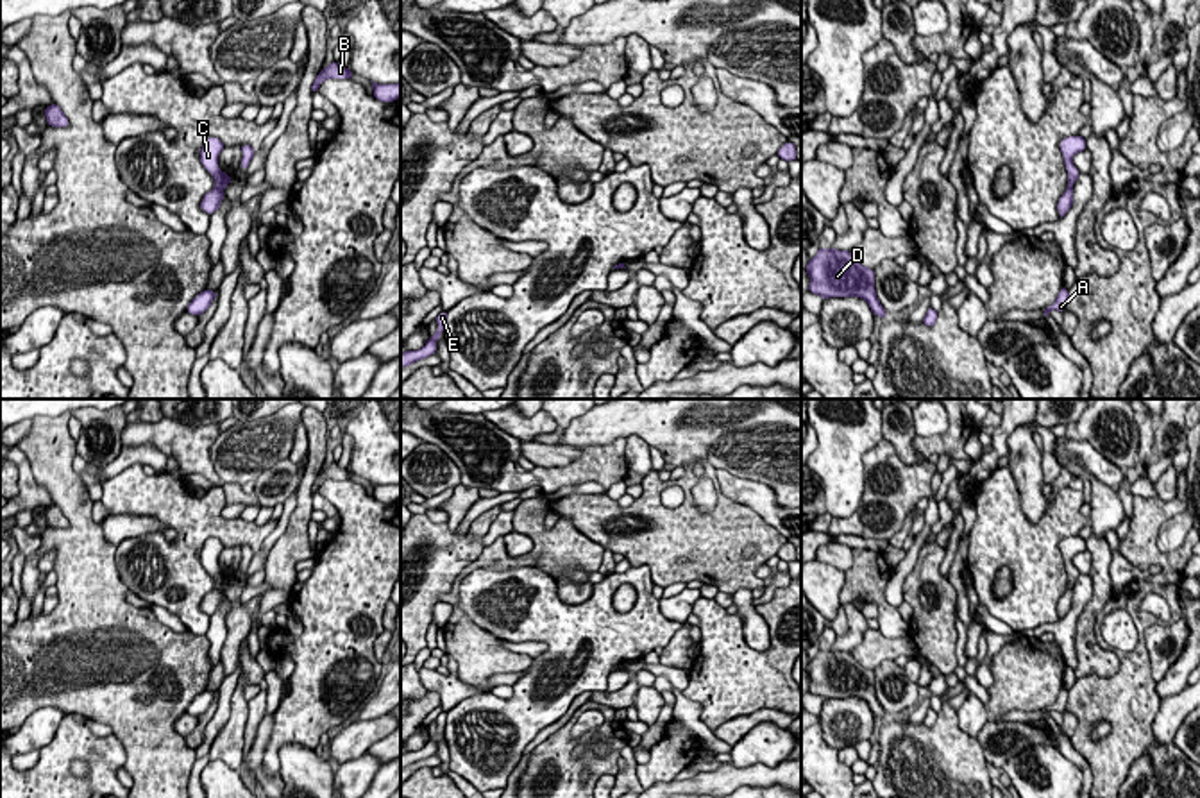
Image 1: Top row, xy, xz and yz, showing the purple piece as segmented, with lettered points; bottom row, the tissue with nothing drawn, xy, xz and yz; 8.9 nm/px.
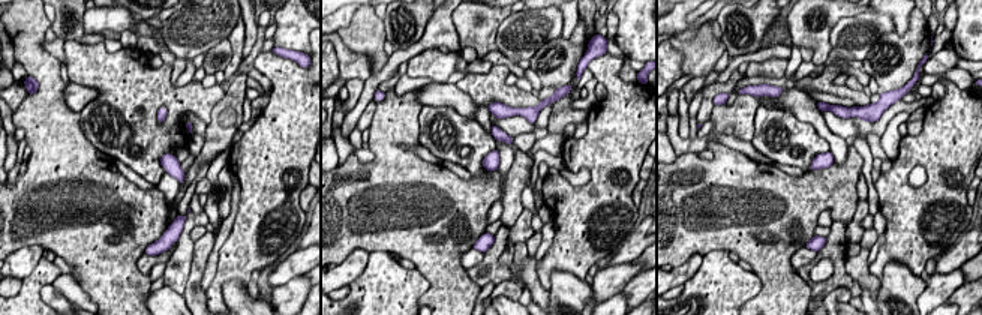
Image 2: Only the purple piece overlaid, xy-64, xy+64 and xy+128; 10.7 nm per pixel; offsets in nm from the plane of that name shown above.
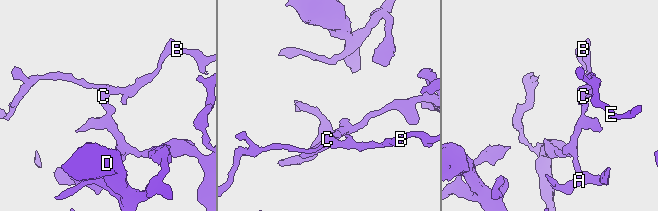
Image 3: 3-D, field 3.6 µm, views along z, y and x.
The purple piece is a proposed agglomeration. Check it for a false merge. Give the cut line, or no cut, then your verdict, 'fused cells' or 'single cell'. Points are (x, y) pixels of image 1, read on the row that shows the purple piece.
cut xy (215, 186), (222, 190); fused cells

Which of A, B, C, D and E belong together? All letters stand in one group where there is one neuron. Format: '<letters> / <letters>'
A D / B C E

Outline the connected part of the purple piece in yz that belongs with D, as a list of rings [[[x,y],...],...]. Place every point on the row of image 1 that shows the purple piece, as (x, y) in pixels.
[[[817,249],[805,267],[810,284],[808,292],[830,297],[862,297],[871,311],[887,318],[875,290],[875,270],[860,265],[849,250]]]

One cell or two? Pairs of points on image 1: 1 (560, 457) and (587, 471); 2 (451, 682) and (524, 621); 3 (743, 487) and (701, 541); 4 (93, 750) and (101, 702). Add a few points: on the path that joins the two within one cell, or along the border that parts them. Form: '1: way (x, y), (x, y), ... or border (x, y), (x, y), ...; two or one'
1: border (582, 451), (567, 464), (535, 467); two
2: border (483, 691), (465, 696), (447, 713); two
3: border (716, 469), (719, 489), (748, 505), (768, 525); two
4: border (113, 734), (124, 750), (124, 764); two

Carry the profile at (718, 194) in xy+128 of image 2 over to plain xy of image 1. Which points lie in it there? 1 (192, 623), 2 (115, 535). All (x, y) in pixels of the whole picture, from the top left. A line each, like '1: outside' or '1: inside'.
1: outside
2: outside

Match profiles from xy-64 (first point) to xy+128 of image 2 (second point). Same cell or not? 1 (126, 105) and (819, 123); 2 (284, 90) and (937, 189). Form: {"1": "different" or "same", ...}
{"1": "different", "2": "same"}

